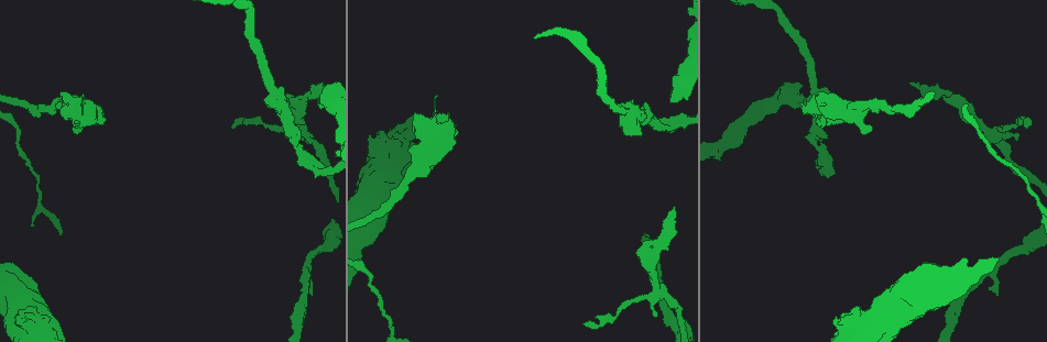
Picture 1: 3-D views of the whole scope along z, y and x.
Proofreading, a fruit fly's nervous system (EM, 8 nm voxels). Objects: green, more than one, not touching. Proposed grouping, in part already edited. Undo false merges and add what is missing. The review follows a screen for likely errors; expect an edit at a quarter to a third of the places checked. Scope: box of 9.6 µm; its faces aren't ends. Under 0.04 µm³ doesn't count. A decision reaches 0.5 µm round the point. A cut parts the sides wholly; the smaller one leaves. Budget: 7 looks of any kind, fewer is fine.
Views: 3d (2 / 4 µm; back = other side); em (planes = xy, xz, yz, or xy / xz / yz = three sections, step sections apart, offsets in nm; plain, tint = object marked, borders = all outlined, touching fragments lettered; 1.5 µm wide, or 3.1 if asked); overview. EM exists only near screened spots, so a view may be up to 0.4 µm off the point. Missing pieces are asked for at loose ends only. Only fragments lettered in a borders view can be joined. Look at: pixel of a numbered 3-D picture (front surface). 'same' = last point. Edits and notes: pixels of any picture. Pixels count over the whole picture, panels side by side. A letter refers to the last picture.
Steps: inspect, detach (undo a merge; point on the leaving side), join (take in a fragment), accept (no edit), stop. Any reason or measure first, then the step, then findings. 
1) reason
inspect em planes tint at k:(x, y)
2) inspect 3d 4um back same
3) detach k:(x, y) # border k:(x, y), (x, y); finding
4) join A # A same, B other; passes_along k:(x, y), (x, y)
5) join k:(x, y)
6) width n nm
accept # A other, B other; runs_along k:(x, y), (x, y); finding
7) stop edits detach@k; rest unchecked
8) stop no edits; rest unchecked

free end
inspect 3d 4um at 1:(673, 208)

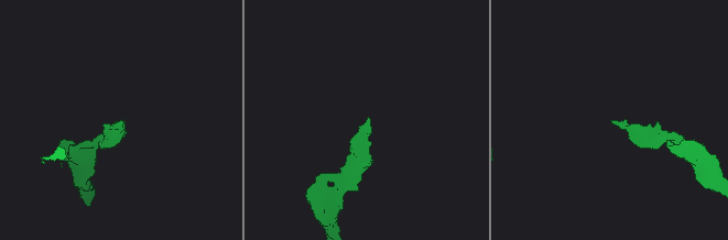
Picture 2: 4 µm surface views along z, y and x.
now the EM
inspect em xz step 4 plain at 2:(121, 121)

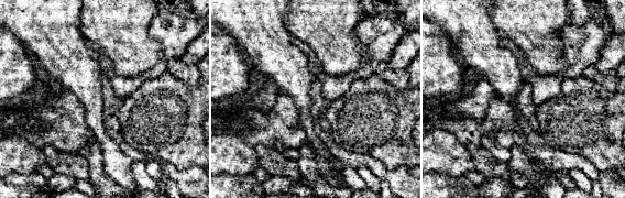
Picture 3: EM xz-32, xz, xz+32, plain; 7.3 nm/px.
what lies round it
inspect em xz step 4 borders same

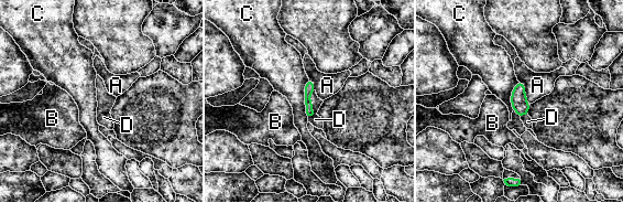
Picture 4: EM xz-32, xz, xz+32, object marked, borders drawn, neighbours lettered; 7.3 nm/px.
longest_contact C 280 nm
join D # A other, B other, C other, D same; it goes on there

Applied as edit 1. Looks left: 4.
see it whole again
inspect overview

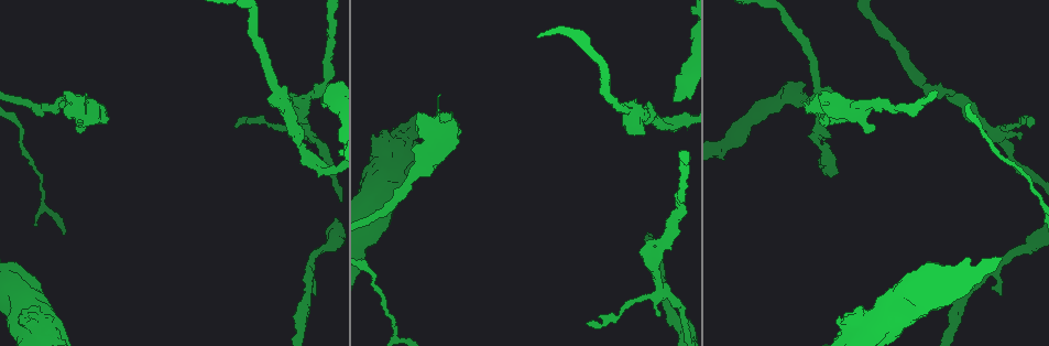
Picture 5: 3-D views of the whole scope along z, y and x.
branch stops here
inspect 3d 4um at 5:(804, 98)

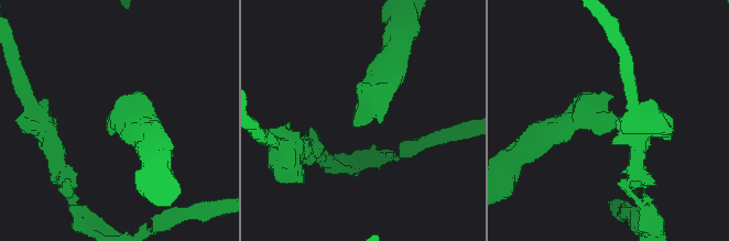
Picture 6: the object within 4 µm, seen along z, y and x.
shape alone is not enough
inspect em planes borders at 6:(615, 126)

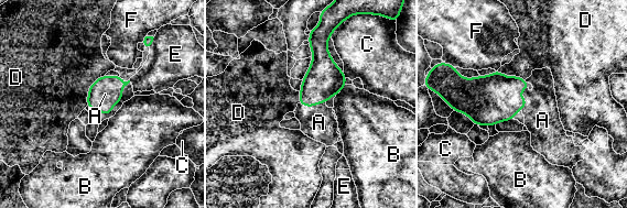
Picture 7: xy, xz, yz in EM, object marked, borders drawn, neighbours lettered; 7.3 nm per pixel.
width 240 nm
join A # A same, B other, C other, D other, E other, F other; passes_along 7:(489, 99), (523, 98), (542, 120); the neuron continues

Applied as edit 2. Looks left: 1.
stop edits join@4, join@7; rest unchecked

